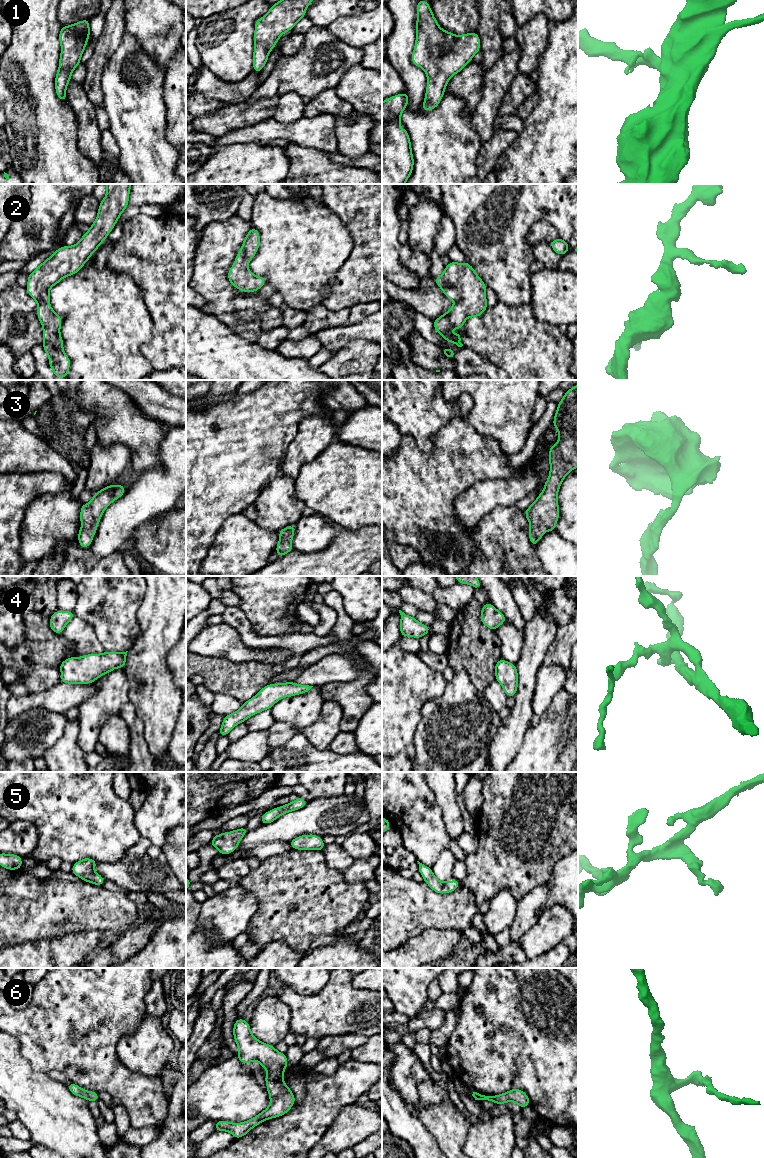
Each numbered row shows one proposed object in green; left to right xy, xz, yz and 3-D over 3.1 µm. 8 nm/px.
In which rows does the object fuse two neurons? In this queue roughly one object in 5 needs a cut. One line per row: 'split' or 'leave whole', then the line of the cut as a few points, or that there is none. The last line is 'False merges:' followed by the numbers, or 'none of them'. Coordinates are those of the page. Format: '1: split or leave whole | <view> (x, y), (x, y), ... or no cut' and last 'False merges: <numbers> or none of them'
1: leave whole | no cut
2: leave whole | no cut
3: leave whole | no cut
4: leave whole | no cut
5: leave whole | no cut
6: leave whole | no cut
False merges: none of them

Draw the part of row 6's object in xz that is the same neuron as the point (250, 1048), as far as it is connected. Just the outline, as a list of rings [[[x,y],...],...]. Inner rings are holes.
[[[238,1018],[233,1027],[234,1040],[239,1047],[236,1056],[242,1064],[249,1064],[253,1060],[260,1063],[268,1074],[264,1077],[267,1091],[271,1100],[270,1105],[260,1114],[242,1123],[229,1121],[215,1121],[217,1131],[230,1132],[236,1139],[246,1135],[253,1127],[263,1121],[286,1114],[295,1103],[295,1096],[290,1087],[283,1080],[284,1070],[287,1068],[287,1056],[278,1052],[274,1046],[259,1041],[250,1031],[250,1023]]]

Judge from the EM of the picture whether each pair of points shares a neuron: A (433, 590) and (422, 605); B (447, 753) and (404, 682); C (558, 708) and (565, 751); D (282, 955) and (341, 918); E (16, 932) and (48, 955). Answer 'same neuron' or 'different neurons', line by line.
A: different neurons
B: different neurons
C: same neuron
D: different neurons
E: different neurons

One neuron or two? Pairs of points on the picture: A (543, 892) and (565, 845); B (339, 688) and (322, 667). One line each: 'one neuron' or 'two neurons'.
A: two neurons
B: two neurons

